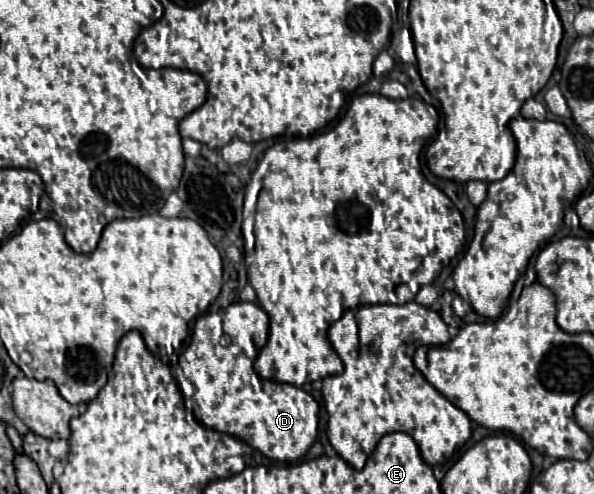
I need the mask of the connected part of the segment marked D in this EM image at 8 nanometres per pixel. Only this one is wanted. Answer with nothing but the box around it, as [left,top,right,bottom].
[175,301,322,461]

